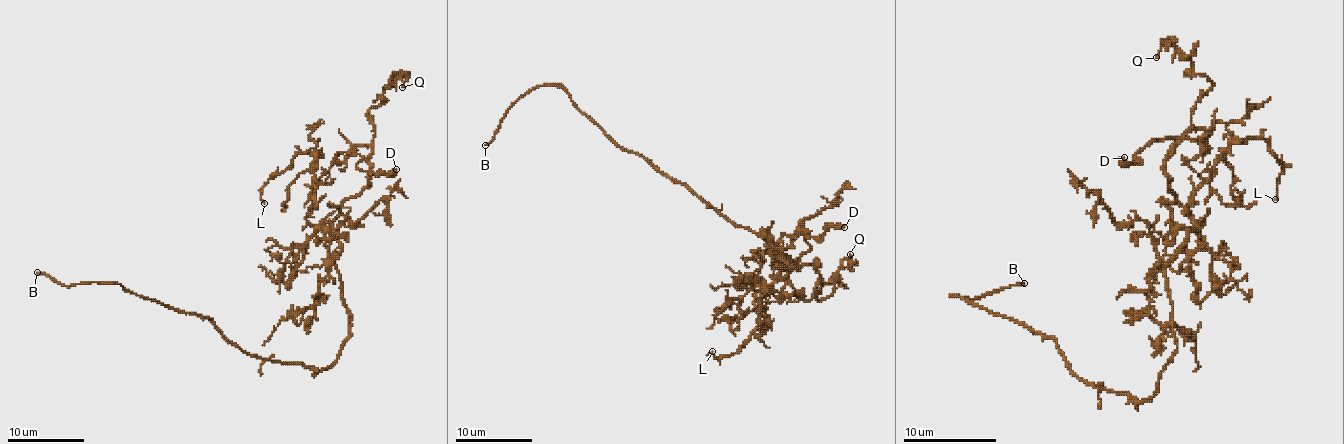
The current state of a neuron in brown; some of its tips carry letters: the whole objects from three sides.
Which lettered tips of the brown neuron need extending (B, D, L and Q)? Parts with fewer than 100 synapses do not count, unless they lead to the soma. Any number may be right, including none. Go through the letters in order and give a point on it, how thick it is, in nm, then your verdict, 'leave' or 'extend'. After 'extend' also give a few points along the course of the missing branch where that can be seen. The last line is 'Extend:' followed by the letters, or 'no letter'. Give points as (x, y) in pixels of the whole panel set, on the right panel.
B: at (1024, 283); 160 nm thick; extend; missing branch runs (1024, 283), (1052, 301), (1047, 308)
D: at (1124, 157); 460 nm thick; leave
L: at (1275, 199); 130 nm thick; leave
Q: at (1156, 57); 180 nm thick; leave
Extend: B

